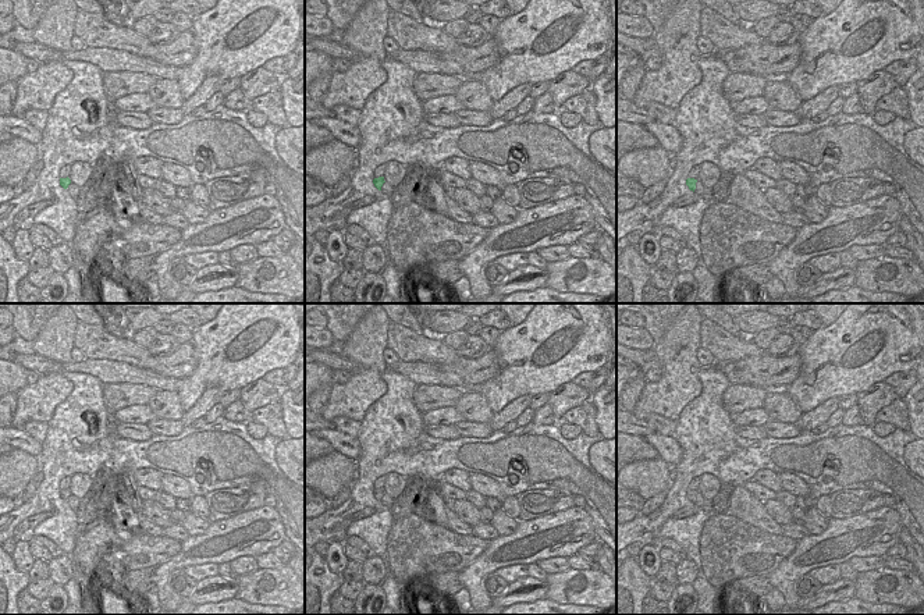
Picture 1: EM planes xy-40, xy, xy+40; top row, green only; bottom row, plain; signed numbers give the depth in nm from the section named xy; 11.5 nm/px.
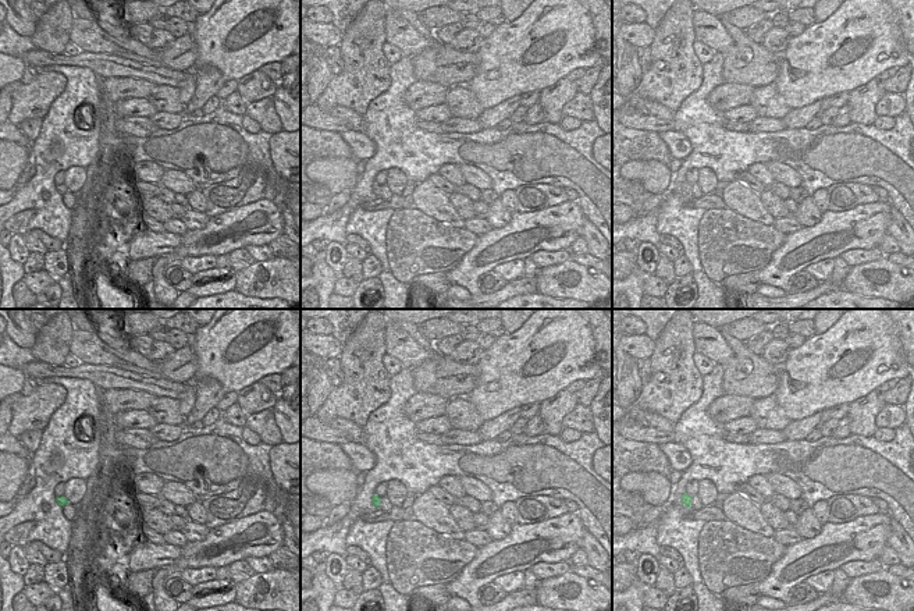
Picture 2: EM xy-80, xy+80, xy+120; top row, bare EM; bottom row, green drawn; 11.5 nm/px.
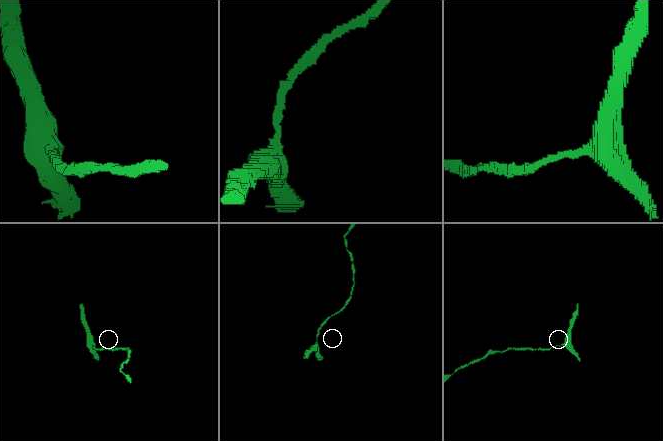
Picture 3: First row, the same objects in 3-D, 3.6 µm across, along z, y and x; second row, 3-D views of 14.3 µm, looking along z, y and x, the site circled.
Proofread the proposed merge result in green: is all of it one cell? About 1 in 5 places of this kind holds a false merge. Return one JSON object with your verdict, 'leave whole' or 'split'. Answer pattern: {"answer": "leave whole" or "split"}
{"answer": "leave whole"}

